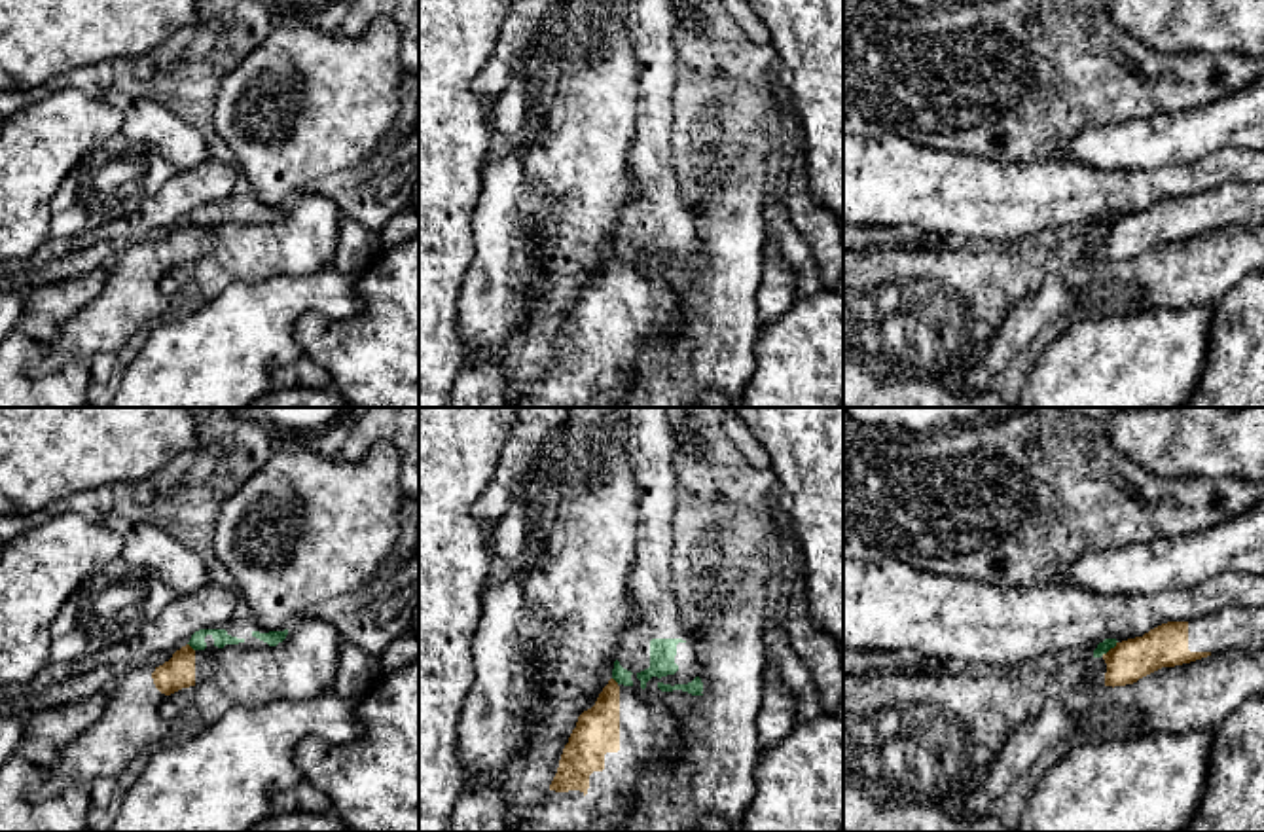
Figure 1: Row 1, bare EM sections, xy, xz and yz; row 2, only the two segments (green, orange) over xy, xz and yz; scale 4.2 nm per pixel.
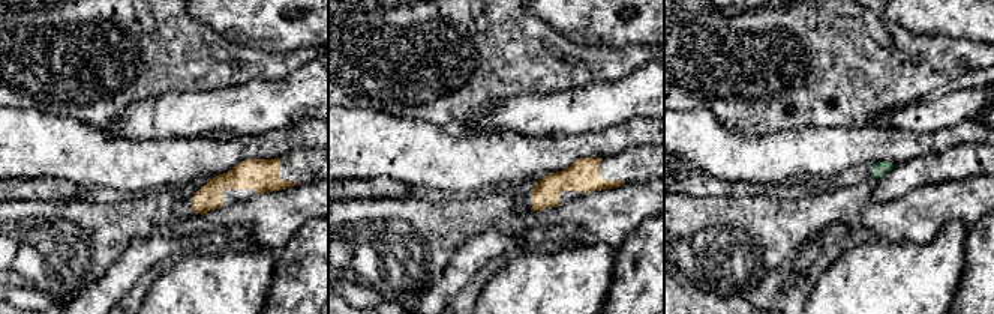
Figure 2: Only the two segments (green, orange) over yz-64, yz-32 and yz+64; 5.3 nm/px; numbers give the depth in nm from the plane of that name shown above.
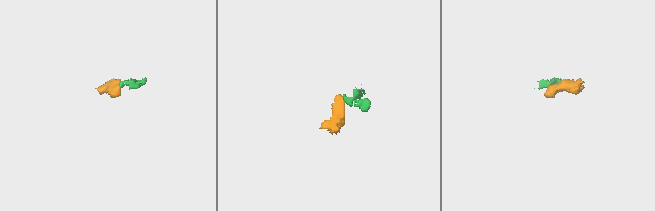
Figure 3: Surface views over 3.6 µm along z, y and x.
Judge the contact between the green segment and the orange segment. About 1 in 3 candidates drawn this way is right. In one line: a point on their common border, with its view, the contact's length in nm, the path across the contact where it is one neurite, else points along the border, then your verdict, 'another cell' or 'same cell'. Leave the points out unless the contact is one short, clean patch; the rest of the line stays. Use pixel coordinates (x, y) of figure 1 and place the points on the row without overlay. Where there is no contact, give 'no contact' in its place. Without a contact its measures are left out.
meets green in yz at (1109, 224); contact 90 nm long; border along yz (1117, 217), (1101, 230); another cell

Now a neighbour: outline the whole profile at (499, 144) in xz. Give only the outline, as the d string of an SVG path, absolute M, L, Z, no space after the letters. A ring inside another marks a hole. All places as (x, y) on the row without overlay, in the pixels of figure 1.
M493 110L487 114L487 125L489 125L489 150L485 155L485 163L497 161L514 150L514 142L495 129Z

